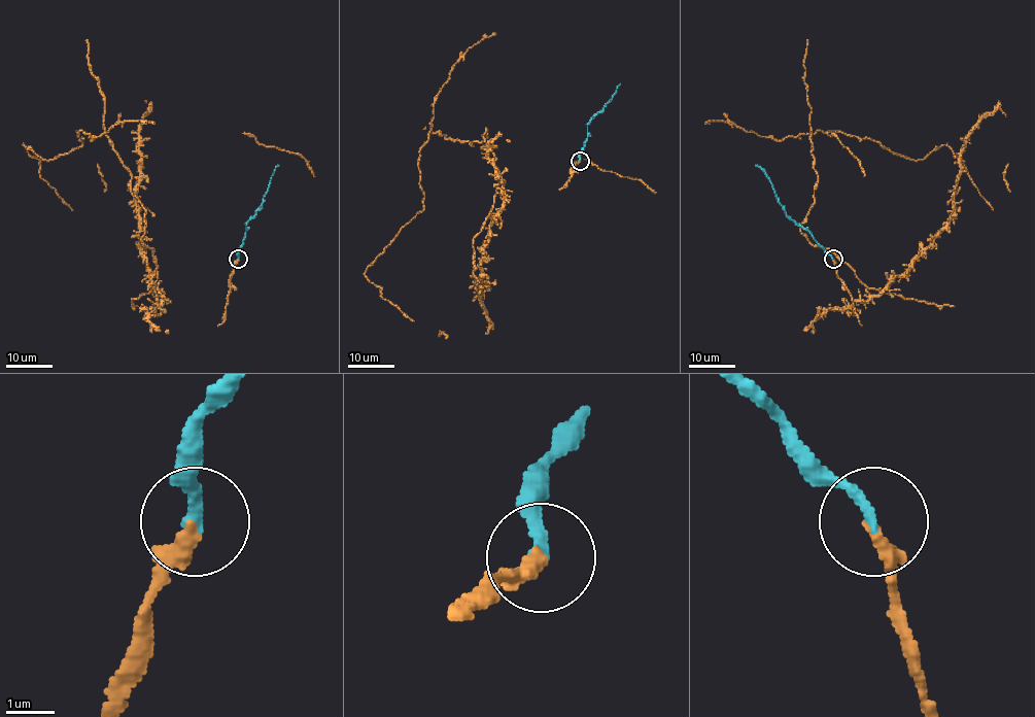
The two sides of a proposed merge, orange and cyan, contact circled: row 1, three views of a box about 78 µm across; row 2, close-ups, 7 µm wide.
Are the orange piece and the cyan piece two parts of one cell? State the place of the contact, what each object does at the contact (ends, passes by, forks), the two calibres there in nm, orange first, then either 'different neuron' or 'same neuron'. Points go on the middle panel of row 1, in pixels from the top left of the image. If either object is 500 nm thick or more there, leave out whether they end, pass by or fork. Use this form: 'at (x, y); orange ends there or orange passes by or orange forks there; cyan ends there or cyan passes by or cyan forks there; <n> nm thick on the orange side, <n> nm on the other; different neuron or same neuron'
at (580, 161); orange ends there; cyan ends there; 300 nm thick on the orange side, 240 nm on the other; same neuron

